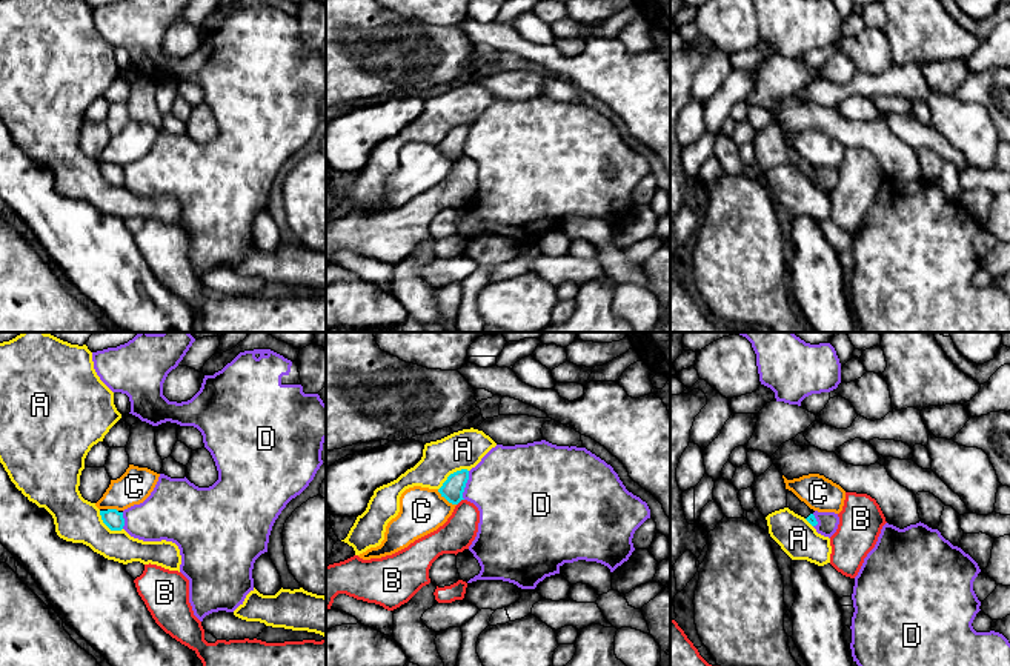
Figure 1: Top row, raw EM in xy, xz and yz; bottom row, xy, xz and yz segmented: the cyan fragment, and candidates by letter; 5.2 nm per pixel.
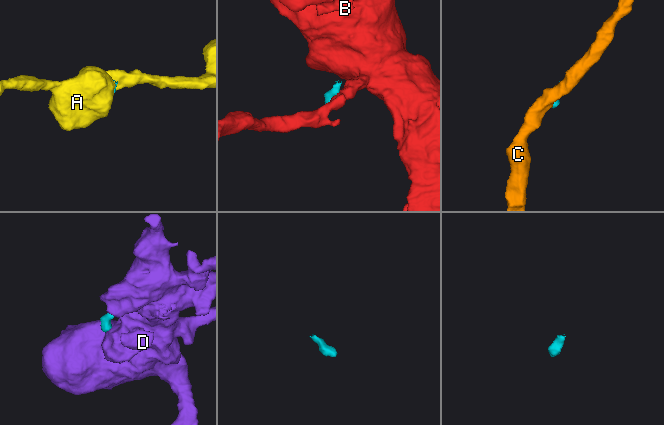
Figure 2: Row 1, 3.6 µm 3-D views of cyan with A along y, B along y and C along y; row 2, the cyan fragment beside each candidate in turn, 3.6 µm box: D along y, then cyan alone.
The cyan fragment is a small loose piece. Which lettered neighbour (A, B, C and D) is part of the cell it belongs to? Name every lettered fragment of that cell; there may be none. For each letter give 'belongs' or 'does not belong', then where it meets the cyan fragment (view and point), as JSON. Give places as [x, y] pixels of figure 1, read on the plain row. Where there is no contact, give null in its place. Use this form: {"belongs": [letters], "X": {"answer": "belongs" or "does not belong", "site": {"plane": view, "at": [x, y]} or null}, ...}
{"belongs": [], "A": {"answer": "does not belong", "site": {"plane": "xz", "at": [451, 129]}}, "B": {"answer": "does not belong", "site": {"plane": "xz", "at": [460, 156]}}, "C": {"answer": "does not belong", "site": {"plane": "xz", "at": [446, 154]}}, "D": {"answer": "does not belong", "site": {"plane": "xz", "at": [465, 140]}}}

